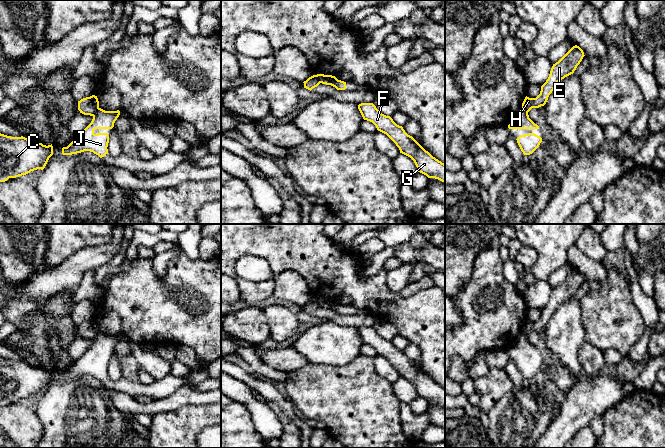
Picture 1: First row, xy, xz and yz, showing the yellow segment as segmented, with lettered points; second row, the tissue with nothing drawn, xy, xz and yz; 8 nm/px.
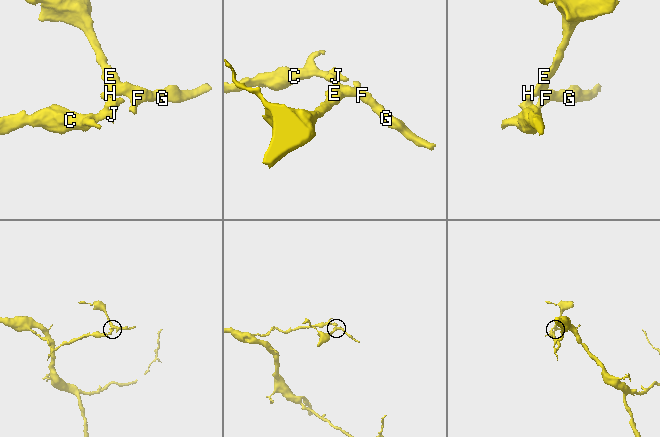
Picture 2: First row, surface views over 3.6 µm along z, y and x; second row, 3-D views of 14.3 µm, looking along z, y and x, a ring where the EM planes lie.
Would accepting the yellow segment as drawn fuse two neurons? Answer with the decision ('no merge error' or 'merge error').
merge error

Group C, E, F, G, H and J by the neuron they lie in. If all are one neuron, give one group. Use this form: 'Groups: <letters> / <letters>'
Groups: C J / E F G H

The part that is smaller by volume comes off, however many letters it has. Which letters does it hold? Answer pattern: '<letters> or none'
E, F, G, H

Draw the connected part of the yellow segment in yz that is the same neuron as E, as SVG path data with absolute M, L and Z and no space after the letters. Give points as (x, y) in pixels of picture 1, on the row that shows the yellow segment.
M573 46L558 62L553 64L548 79L541 86L540 94L536 98L525 97L522 109L529 112L532 108L544 106L557 83L573 74L584 56L579 46Z

